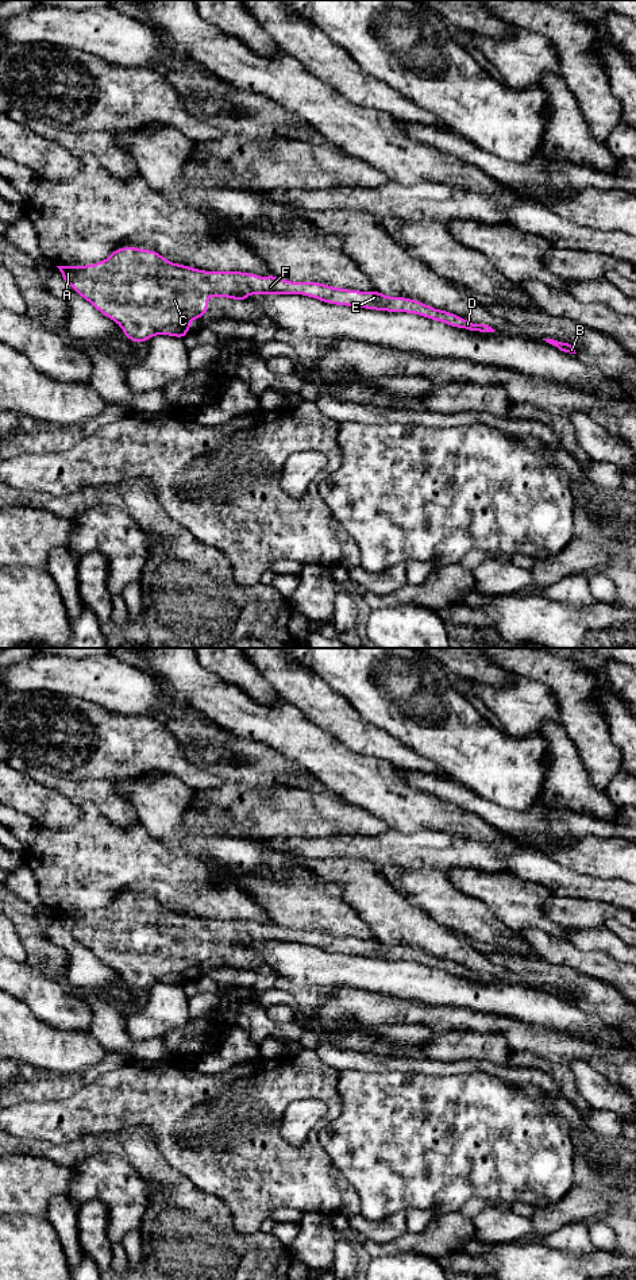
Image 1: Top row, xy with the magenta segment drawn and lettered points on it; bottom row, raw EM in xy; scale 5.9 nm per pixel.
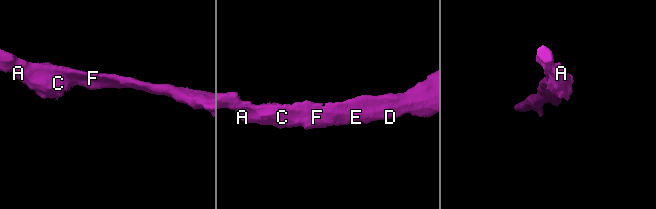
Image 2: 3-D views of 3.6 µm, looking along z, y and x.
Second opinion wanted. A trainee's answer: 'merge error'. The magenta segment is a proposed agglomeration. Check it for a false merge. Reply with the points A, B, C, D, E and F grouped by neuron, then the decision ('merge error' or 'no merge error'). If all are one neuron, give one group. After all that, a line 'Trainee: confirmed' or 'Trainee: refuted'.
A B C D E F | no merge error
Trainee: refuted

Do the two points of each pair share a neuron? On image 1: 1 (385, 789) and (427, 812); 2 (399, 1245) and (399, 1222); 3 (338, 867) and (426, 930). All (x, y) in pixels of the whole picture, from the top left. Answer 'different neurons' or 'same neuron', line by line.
1: same neuron
2: different neurons
3: same neuron

